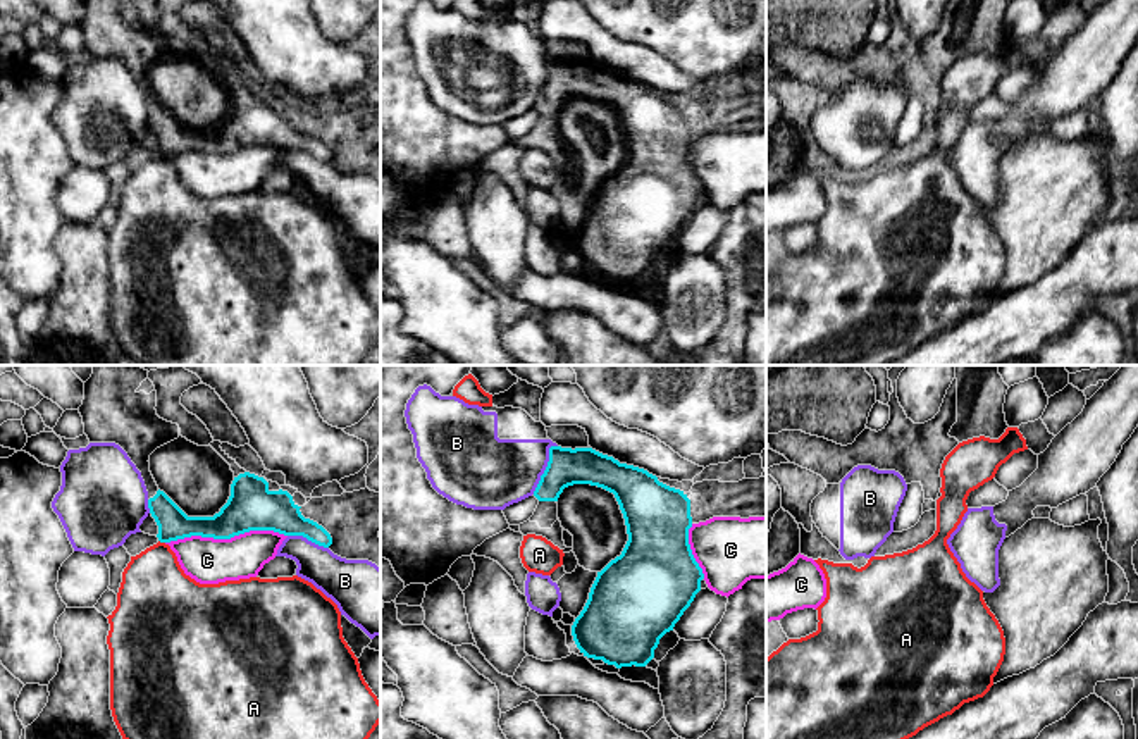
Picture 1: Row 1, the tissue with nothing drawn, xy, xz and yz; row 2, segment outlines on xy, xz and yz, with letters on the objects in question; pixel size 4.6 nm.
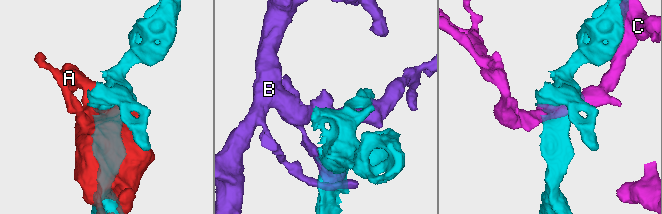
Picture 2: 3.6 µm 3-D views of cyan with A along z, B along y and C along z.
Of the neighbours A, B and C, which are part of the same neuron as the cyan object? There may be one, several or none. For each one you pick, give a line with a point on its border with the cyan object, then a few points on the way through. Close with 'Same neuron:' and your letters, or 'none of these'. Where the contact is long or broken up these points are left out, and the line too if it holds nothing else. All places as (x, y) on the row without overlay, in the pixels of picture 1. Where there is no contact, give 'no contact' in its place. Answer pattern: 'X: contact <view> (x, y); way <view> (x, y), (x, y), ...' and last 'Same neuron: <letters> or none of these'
Same neuron: none of these

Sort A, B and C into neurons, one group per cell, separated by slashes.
A / B / C

